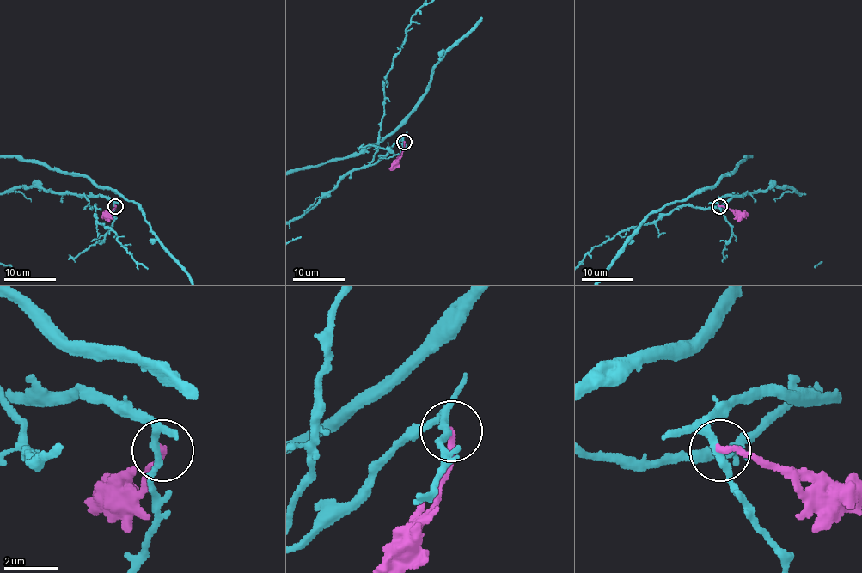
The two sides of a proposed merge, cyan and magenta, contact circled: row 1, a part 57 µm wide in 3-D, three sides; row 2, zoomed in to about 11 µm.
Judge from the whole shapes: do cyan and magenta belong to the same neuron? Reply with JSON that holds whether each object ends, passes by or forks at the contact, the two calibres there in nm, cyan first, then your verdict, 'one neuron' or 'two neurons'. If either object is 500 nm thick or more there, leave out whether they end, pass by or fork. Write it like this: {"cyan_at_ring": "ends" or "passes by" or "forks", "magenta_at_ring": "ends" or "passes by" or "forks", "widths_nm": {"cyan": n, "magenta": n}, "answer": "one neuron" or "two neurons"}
{"cyan_at_ring": "passes by", "magenta_at_ring": "ends", "widths_nm": {"cyan": 260, "magenta": 240}, "answer": "two neurons"}

